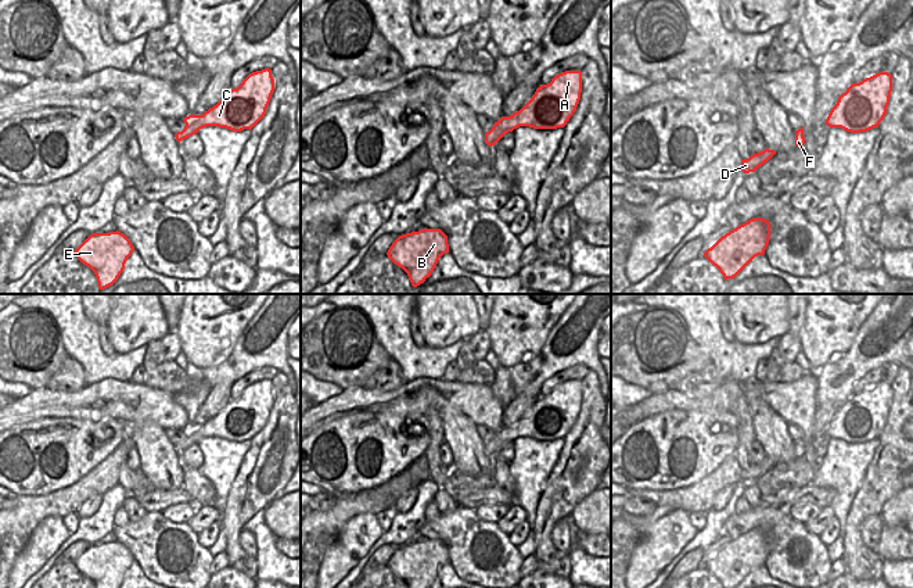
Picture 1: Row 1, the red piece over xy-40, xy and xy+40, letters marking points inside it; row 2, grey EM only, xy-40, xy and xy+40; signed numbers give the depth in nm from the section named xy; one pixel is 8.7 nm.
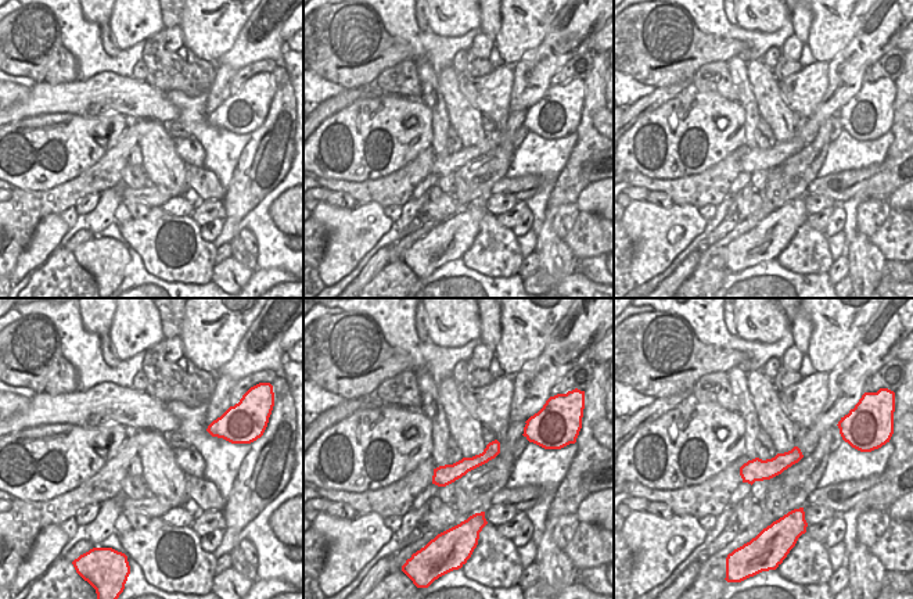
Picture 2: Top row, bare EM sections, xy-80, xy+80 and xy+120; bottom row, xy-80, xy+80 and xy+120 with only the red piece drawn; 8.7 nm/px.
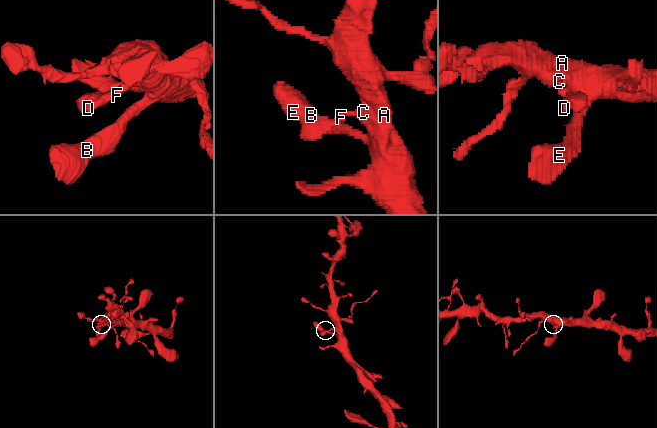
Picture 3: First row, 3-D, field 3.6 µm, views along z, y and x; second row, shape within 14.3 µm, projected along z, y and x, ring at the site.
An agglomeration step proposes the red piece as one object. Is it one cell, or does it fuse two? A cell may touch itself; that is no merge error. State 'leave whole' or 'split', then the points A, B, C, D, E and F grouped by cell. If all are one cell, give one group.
leave whole; groups A B C D E F

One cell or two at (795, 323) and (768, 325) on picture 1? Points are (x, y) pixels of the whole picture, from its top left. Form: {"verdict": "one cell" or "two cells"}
{"verdict": "two cells"}

